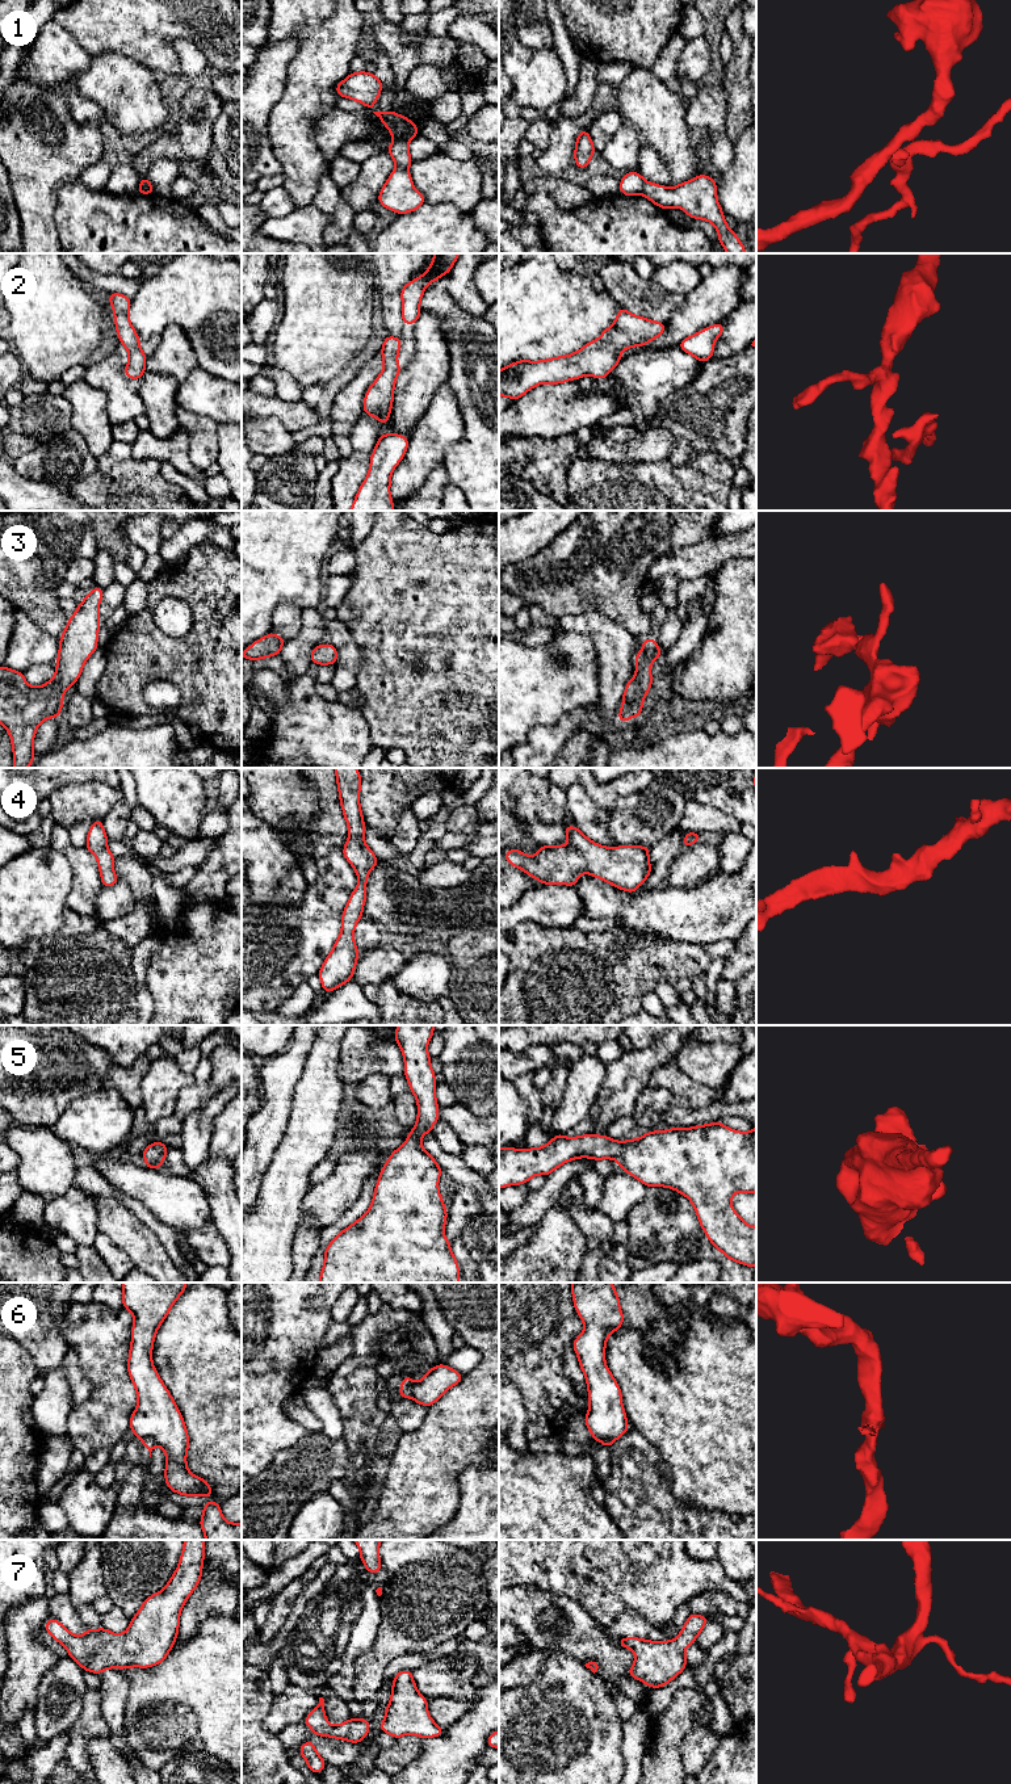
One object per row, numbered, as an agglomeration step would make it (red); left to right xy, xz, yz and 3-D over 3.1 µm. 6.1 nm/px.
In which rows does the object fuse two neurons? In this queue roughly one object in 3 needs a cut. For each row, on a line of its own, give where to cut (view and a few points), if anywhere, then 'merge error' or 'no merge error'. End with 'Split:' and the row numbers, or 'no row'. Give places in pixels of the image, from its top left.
1: cut in xz along (394, 138), (407, 141); merge error
2: no cut; no merge error
3: no cut; no merge error
4: no cut; no merge error
5: no cut; no merge error
6: cut in xz along (411, 1381), (410, 1397); merge error
7: no cut; no merge error
Split: 1, 6

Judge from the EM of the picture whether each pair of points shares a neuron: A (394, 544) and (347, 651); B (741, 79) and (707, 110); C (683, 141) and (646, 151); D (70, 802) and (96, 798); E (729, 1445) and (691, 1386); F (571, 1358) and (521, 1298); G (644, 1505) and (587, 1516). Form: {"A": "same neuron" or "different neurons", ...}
{"A": "different neurons", "B": "different neurons", "C": "different neurons", "D": "same neuron", "E": "same neuron", "F": "different neurons", "G": "different neurons"}

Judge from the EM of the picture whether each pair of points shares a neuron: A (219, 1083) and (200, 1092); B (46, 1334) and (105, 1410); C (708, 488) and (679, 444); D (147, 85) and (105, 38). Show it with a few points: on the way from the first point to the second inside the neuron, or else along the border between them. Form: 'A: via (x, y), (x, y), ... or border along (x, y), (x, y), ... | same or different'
A: border along (209, 1082), (217, 1090) | different
B: border along (63, 1316), (62, 1338), (68, 1346) | different
C: border along (693, 452), (679, 465), (668, 460) | different
D: border along (92, 55), (116, 51), (147, 68) | different

